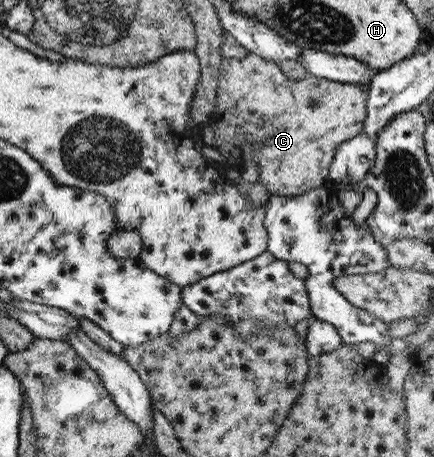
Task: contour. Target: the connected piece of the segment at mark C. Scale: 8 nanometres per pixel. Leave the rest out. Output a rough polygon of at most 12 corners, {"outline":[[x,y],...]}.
{"outline":[[253,53],[218,68],[223,166],[267,194],[326,186],[365,89],[288,79]]}

